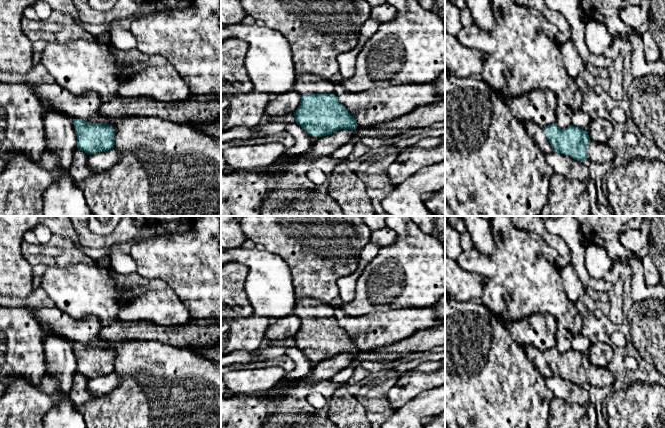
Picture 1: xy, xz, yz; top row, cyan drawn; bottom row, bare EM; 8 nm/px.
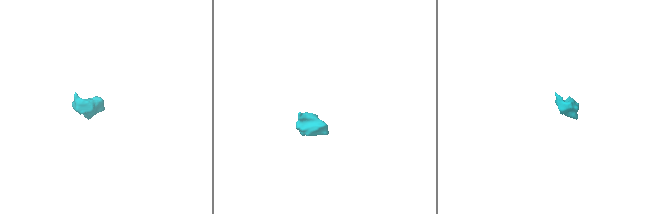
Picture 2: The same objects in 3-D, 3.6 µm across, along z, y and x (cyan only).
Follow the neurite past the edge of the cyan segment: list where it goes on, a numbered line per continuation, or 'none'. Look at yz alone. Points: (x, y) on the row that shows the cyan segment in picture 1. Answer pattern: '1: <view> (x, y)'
1: yz (533, 130)
2: yz (599, 153)

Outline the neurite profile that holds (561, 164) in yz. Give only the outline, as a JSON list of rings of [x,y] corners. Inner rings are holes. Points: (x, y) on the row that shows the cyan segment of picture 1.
[[[556,152],[545,154],[545,157],[555,174],[562,175],[569,180],[591,179],[588,166],[584,162]]]

